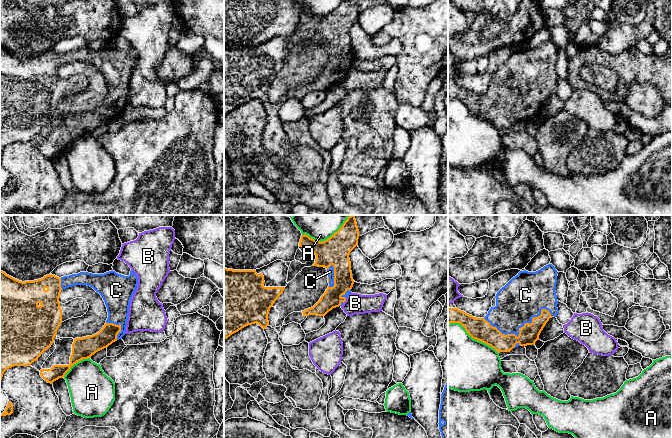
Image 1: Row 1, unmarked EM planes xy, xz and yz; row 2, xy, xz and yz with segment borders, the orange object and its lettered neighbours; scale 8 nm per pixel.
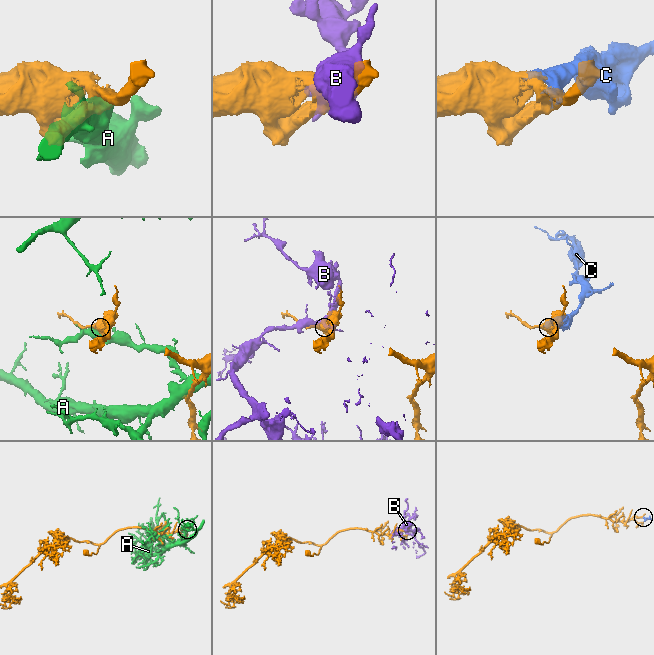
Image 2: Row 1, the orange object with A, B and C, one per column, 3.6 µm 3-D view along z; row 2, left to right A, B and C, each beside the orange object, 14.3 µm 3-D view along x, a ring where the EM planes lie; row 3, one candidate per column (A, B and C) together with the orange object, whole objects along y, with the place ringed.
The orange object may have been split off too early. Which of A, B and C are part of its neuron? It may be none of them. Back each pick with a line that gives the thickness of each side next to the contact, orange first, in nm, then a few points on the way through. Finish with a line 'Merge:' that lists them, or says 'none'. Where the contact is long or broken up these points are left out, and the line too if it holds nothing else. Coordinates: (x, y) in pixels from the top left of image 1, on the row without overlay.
C: 160 nm thick on the orange side, 360 nm on the other
Merge: C

